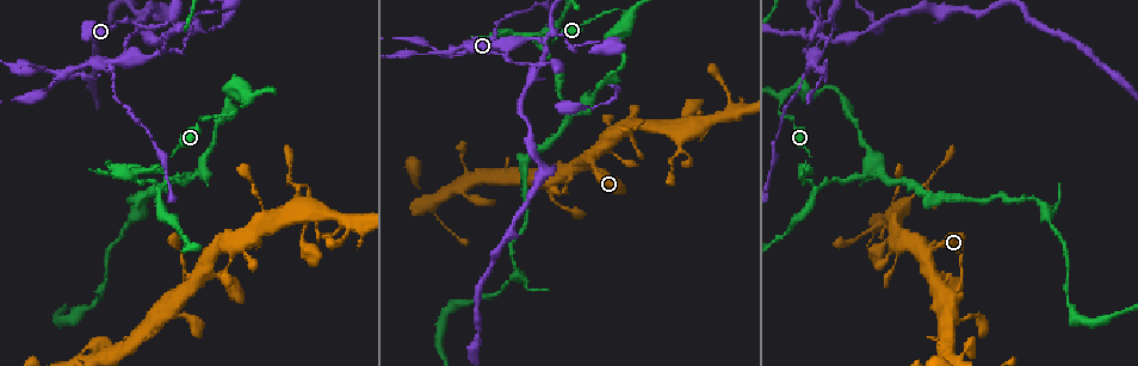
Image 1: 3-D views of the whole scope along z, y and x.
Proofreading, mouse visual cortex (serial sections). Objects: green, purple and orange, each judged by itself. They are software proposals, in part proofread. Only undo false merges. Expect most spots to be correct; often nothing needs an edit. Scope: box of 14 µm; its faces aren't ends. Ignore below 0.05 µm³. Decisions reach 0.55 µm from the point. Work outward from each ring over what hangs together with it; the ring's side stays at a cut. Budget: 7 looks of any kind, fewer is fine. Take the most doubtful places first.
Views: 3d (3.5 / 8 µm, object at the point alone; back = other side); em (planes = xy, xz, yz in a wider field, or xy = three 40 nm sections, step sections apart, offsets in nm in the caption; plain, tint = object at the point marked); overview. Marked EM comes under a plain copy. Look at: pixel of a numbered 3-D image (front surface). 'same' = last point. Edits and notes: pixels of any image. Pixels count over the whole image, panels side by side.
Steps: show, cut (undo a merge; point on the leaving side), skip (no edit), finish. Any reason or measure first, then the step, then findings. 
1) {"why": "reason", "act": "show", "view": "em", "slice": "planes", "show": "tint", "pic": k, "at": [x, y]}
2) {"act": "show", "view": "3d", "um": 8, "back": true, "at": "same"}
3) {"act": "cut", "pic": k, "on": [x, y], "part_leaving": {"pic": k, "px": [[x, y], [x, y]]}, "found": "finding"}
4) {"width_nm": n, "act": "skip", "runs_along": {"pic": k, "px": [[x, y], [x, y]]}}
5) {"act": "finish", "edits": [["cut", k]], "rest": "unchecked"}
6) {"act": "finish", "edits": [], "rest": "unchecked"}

{"why": "abrupt turn", "act": "show", "view": "3d", "um": 3.5, "pic": 1, "at": [248, 99]}

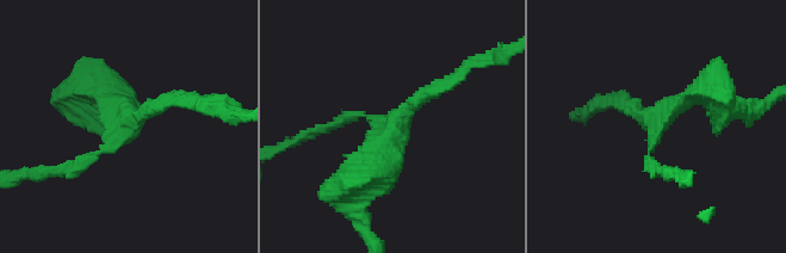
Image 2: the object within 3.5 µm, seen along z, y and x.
{"arms": 3, "arm_widths_nm": [150, 200, 300], "act": "show", "view": "em", "slice": "planes", "show": "tint", "pic": 2, "at": [656, 122]}

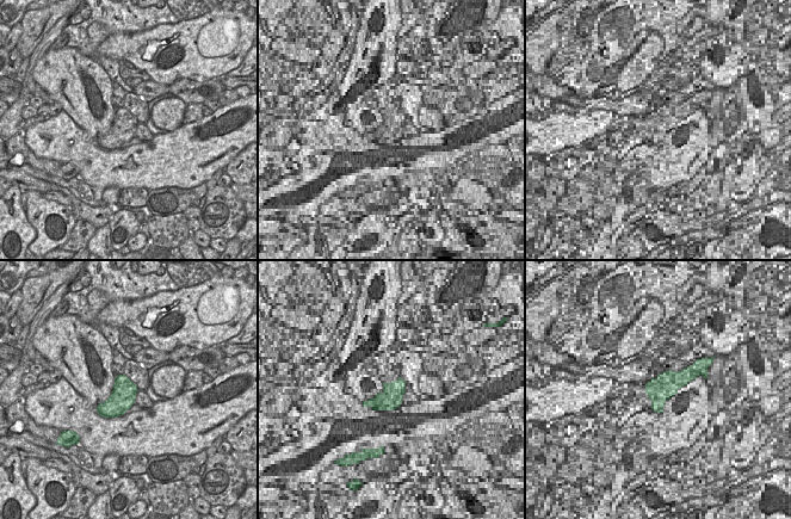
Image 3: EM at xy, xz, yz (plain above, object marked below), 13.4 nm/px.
{"width_nm": 320, "act": "skip", "runs_along": {"pic": 2, "px": [[68, 170], [127, 127], [98, 97]]}, "found": "one cell here"}

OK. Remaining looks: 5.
{"why": "sharp bend", "act": "show", "view": "3d", "um": 3.5, "pic": 1, "at": [832, 88]}

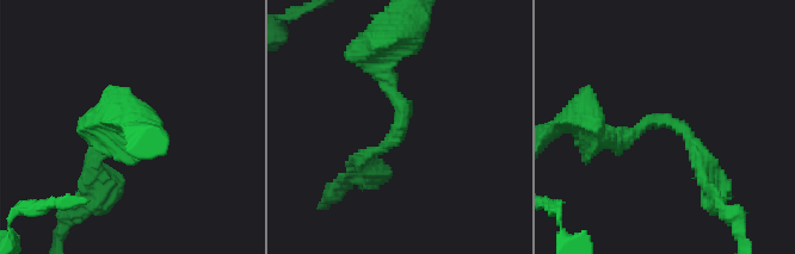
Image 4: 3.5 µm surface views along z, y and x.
{"arm_widths_nm": [200, 250], "act": "show", "view": "em", "slice": "xy", "step": 1, "show": "tint", "pic": 4, "at": [400, 131]}

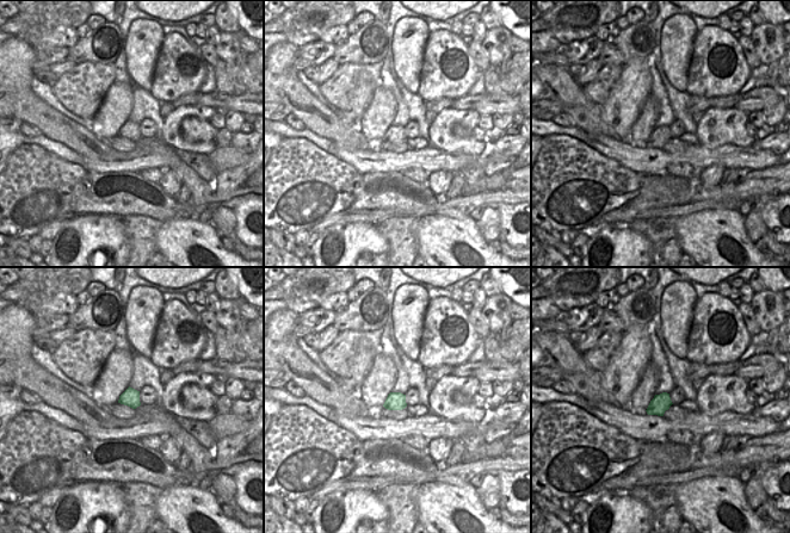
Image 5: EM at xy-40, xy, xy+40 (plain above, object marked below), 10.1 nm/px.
{"act": "skip", "runs_along": {"pic": 4, "px": [[606, 136], [675, 122], [708, 177]]}, "found": "one cell here"}

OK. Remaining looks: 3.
{"why": "thin neck", "act": "show", "view": "em", "slice": "xy", "step": 3, "show": "tint", "pic": 1, "at": [189, 177]}

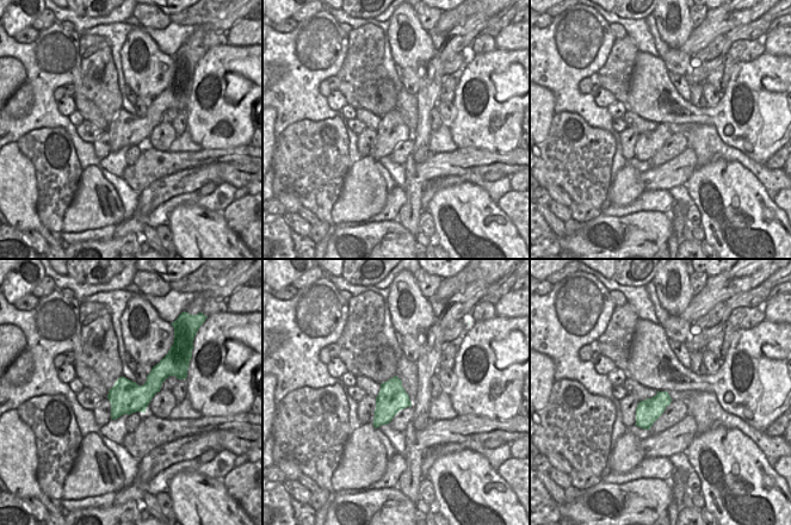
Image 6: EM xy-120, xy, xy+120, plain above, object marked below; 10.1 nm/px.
{"why": "wider look", "act": "show", "view": "3d", "um": 3.5, "back": true, "at": "same"}

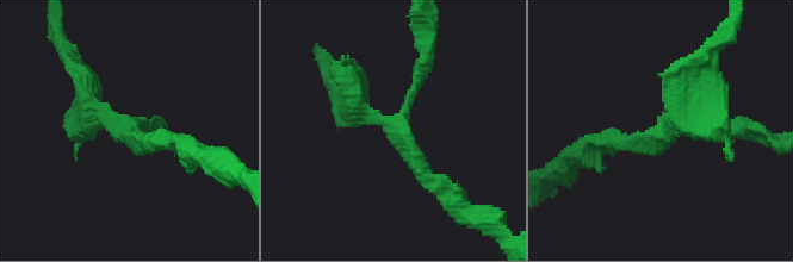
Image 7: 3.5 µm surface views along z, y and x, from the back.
{"arms": 3, "act": "skip", "runs_along": {"pic": 7, "px": [[355, 93], [440, 187]]}, "found": "one cell here"}

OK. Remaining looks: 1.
{"act": "finish", "edits": [], "rest": "unchecked"}

